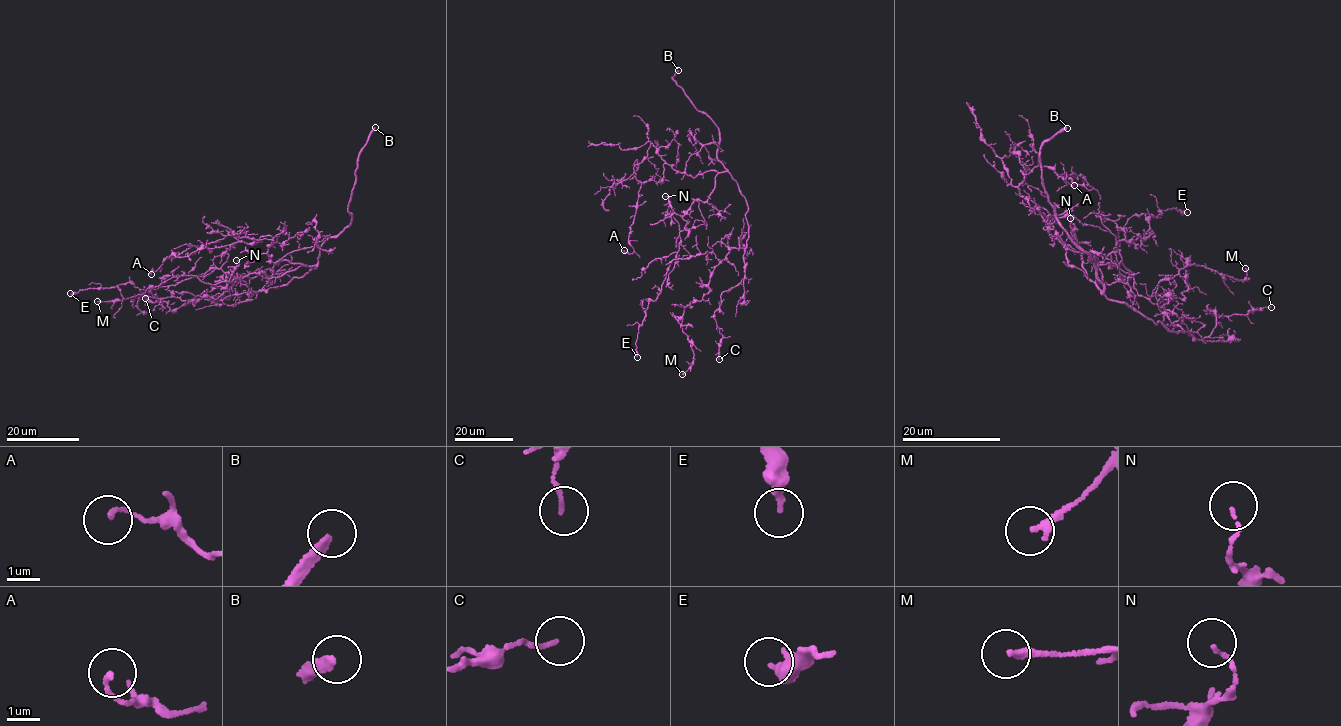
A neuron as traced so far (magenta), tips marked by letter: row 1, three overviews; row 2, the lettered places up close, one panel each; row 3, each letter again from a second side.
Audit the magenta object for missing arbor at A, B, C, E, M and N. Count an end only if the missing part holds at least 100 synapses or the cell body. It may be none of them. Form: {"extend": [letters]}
{"extend": ["B"]}

